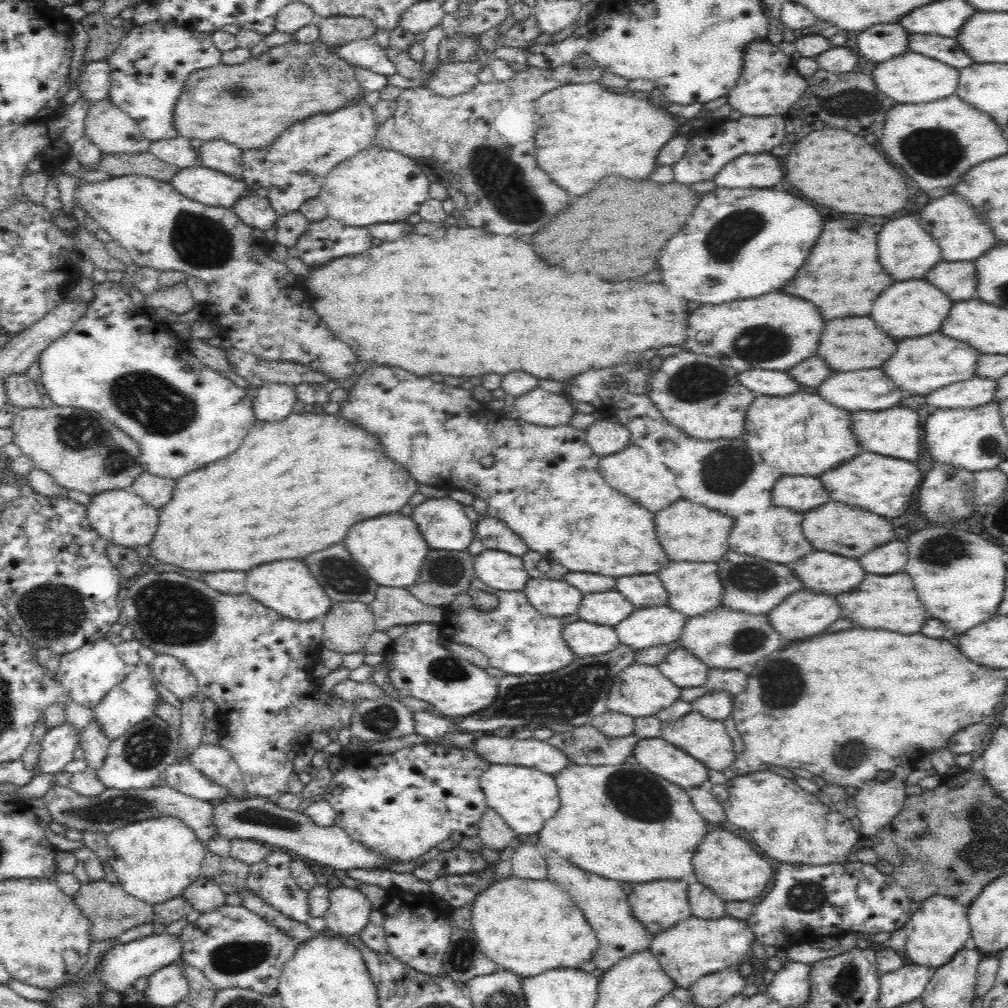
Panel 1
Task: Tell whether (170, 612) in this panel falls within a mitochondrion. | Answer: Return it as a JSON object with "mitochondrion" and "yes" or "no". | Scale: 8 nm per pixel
{"mitochondrion":"yes"}

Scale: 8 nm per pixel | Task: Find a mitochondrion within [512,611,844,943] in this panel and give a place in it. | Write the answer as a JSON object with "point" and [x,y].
{"point":[634,793]}

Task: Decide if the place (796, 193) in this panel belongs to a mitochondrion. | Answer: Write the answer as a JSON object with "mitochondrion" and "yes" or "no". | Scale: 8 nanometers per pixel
{"mitochondrion":"no"}

